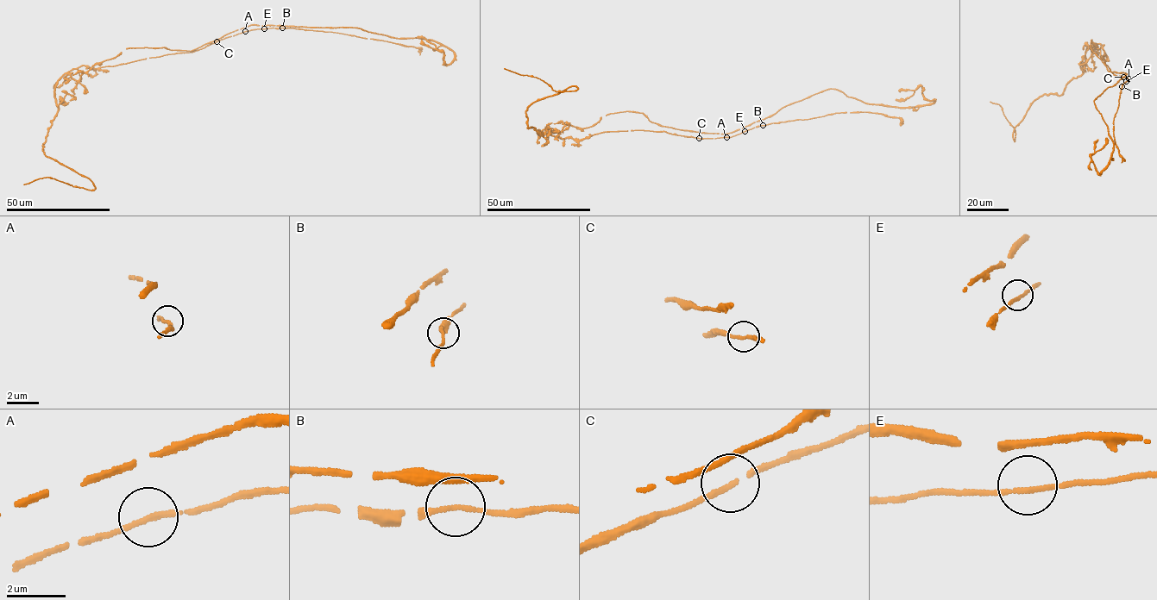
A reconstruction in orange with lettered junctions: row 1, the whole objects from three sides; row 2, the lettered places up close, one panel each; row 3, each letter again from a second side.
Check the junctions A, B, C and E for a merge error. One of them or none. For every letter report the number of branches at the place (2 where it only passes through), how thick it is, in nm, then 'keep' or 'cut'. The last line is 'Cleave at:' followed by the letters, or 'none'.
A: branches 2; calibre 170 nm; keep
B: branches 2; calibre 150 nm; keep
C: branches 2; calibre 150 nm; keep
E: branches 2; calibre 150 nm; keep
Cleave at: none

